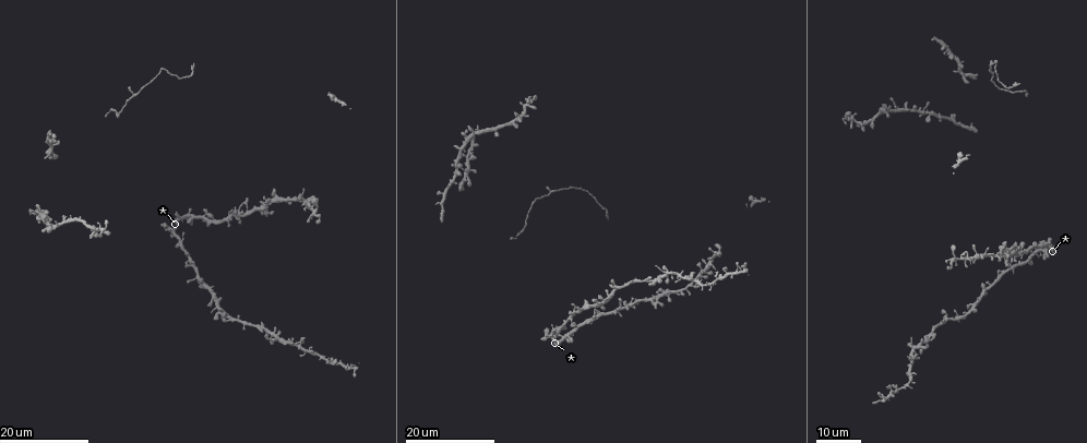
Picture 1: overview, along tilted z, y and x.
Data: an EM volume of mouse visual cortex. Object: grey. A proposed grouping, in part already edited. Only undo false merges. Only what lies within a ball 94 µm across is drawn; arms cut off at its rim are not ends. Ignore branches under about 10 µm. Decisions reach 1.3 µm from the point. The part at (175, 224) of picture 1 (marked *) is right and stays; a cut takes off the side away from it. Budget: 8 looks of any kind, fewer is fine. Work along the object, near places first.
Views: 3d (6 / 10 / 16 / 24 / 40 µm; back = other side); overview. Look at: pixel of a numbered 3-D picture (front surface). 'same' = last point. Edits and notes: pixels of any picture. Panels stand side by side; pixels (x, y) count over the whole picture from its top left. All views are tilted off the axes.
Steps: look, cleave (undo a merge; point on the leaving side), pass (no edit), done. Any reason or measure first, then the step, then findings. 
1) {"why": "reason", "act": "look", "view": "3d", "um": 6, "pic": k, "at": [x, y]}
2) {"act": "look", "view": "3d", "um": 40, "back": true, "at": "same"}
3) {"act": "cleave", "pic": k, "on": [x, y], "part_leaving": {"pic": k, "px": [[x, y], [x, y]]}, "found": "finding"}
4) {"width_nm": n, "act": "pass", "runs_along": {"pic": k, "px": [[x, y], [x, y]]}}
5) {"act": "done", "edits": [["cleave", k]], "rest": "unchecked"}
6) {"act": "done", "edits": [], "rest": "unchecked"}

{"why": "narrows sharply", "act": "look", "view": "3d", "um": 16, "pic": 1, "at": [1024, 254]}

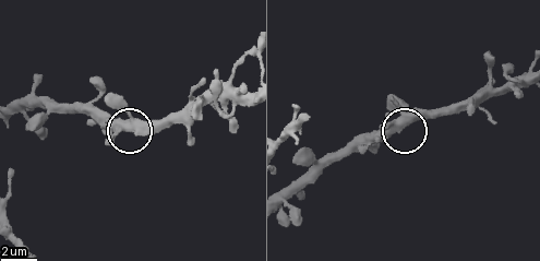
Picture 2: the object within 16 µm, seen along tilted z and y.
{"act": "look", "view": "3d", "um": 6, "pic": 2, "at": [401, 129]}

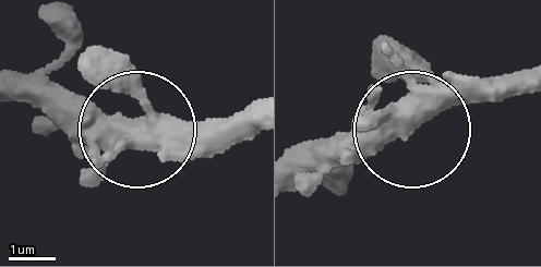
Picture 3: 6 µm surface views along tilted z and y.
{"why": "other side", "act": "look", "view": "3d", "um": 6, "back": true, "pic": 3, "at": [410, 126]}

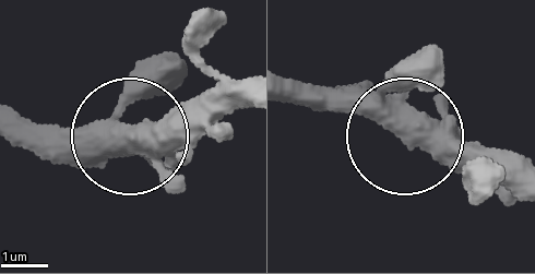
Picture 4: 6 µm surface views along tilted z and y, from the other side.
{"act": "pass", "runs_along": {"pic": 4, "px": [[516, 189], [306, 85]]}, "found": "continuous, no second cell"}

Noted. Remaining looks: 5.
{"why": "calibre changes", "act": "look", "view": "3d", "um": 16, "pic": 1, "at": [988, 70]}

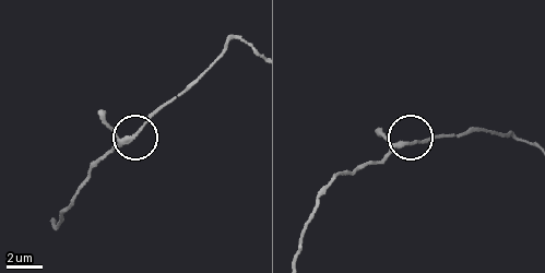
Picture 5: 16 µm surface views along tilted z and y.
{"act": "look", "view": "3d", "um": 6, "pic": 5, "at": [137, 132]}

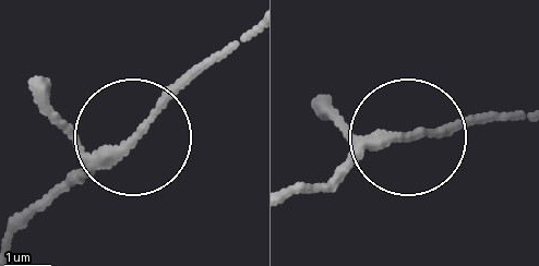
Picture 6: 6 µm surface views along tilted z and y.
{"act": "pass", "found": "all the same cell"}

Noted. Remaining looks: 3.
{"why": "two arms at a narrow angle", "act": "look", "view": "3d", "um": 24, "pic": 1, "at": [924, 108]}

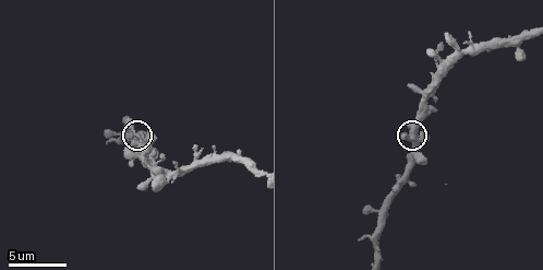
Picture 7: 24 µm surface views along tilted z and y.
{"act": "look", "view": "3d", "um": 6, "pic": 7, "at": [416, 135]}

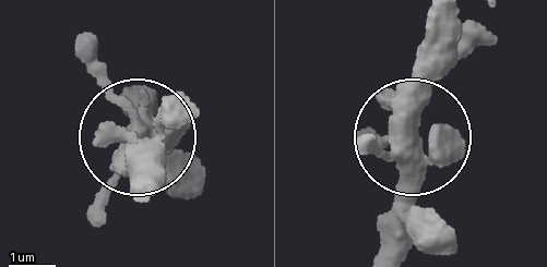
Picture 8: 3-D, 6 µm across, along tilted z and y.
{"act": "pass", "found": "one cell here"}

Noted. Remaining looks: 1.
{"act": "done", "edits": [], "rest": "unchecked"}

